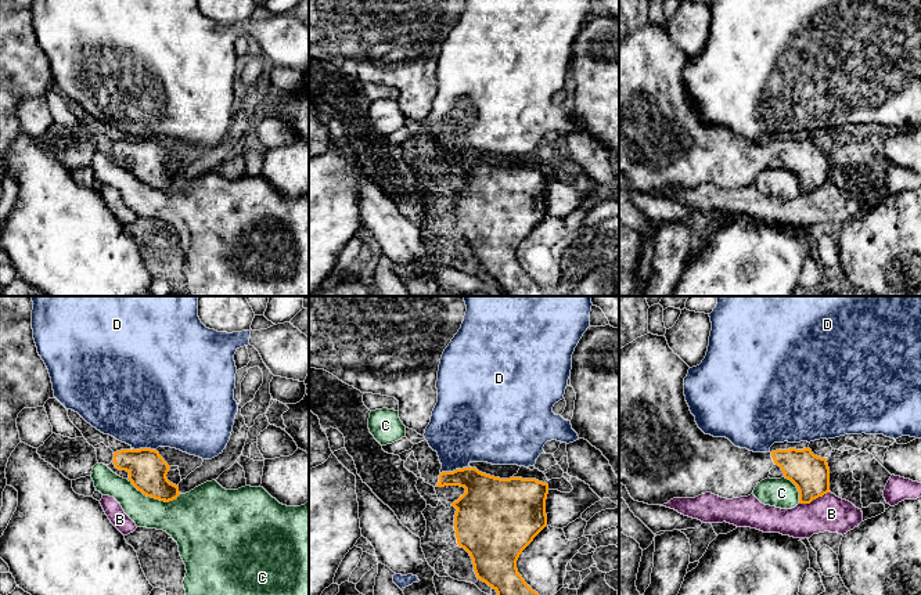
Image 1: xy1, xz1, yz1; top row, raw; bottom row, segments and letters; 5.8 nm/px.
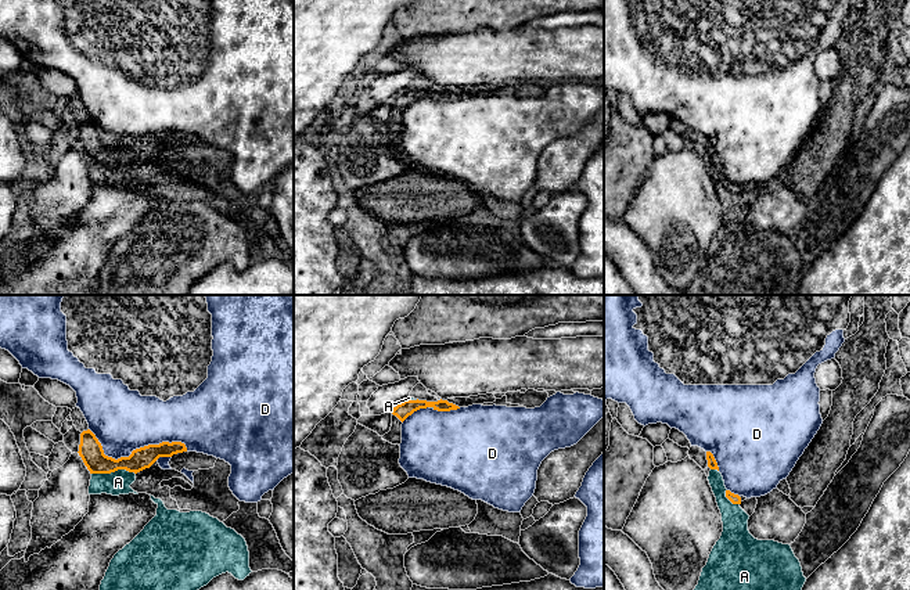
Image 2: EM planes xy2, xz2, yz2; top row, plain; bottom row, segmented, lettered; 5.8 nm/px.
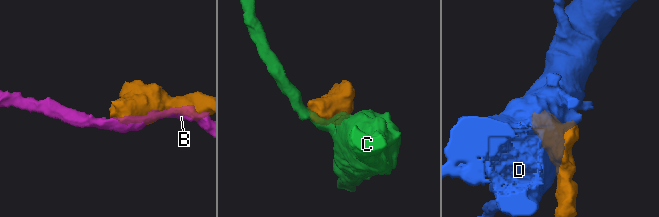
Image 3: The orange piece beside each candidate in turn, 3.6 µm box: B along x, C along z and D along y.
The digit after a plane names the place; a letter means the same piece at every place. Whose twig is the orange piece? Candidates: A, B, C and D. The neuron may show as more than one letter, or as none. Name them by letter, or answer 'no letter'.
no letter

